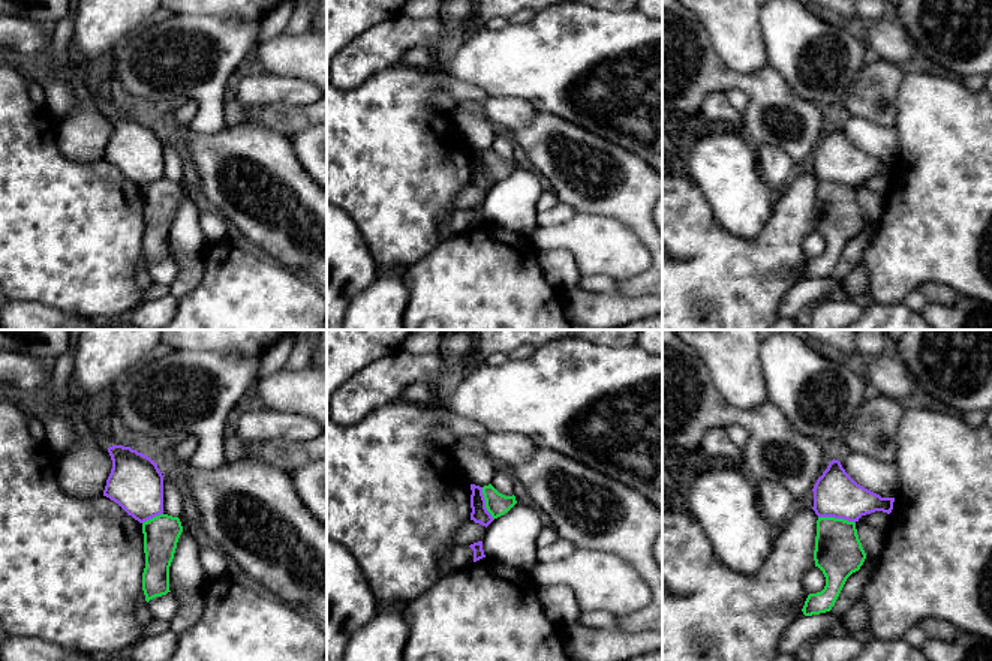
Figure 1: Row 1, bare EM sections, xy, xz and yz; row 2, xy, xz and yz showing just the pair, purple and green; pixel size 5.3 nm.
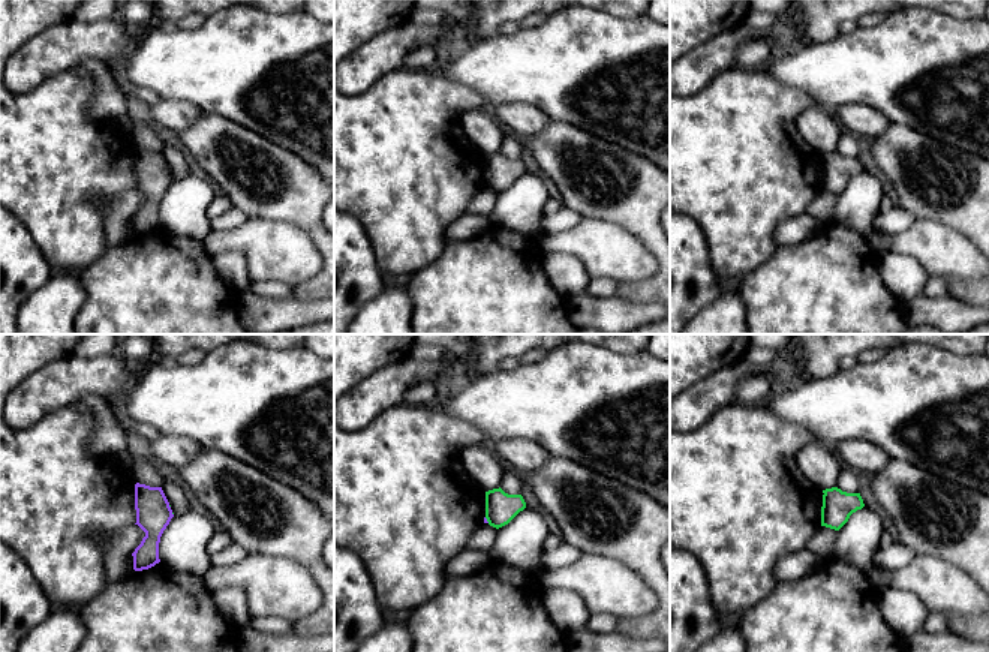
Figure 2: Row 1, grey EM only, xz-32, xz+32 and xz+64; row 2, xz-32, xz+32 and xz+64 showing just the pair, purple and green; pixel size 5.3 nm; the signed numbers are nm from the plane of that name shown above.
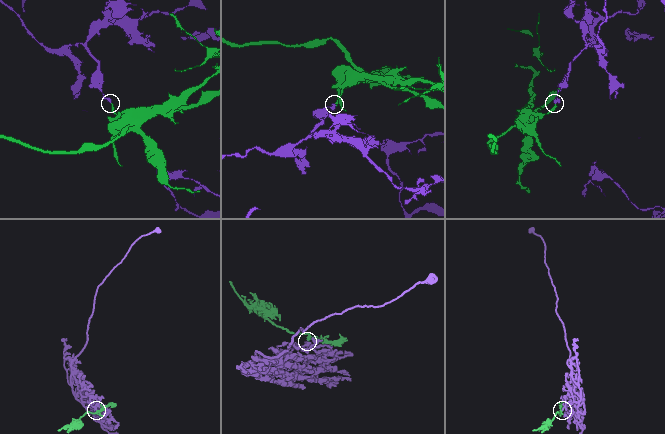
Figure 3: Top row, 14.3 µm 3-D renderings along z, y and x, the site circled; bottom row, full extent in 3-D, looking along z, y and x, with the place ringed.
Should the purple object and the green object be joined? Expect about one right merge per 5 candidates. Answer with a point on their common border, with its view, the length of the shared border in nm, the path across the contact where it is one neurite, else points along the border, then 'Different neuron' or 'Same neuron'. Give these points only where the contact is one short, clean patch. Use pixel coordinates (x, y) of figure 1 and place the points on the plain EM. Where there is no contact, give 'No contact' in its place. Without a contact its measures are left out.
Touches purple at yz (836, 182). Shared border 200 nm. Boundary: yz (818, 180), (842, 182), (854, 188). Different neuron

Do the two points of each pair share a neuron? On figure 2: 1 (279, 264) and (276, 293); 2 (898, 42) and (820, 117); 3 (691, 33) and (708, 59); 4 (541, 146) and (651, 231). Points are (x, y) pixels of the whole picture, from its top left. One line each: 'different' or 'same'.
1: different
2: different
3: different
4: same

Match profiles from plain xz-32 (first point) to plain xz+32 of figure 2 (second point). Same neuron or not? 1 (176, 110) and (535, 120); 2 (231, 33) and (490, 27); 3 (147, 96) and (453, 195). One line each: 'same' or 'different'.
1: same
2: different
3: same

